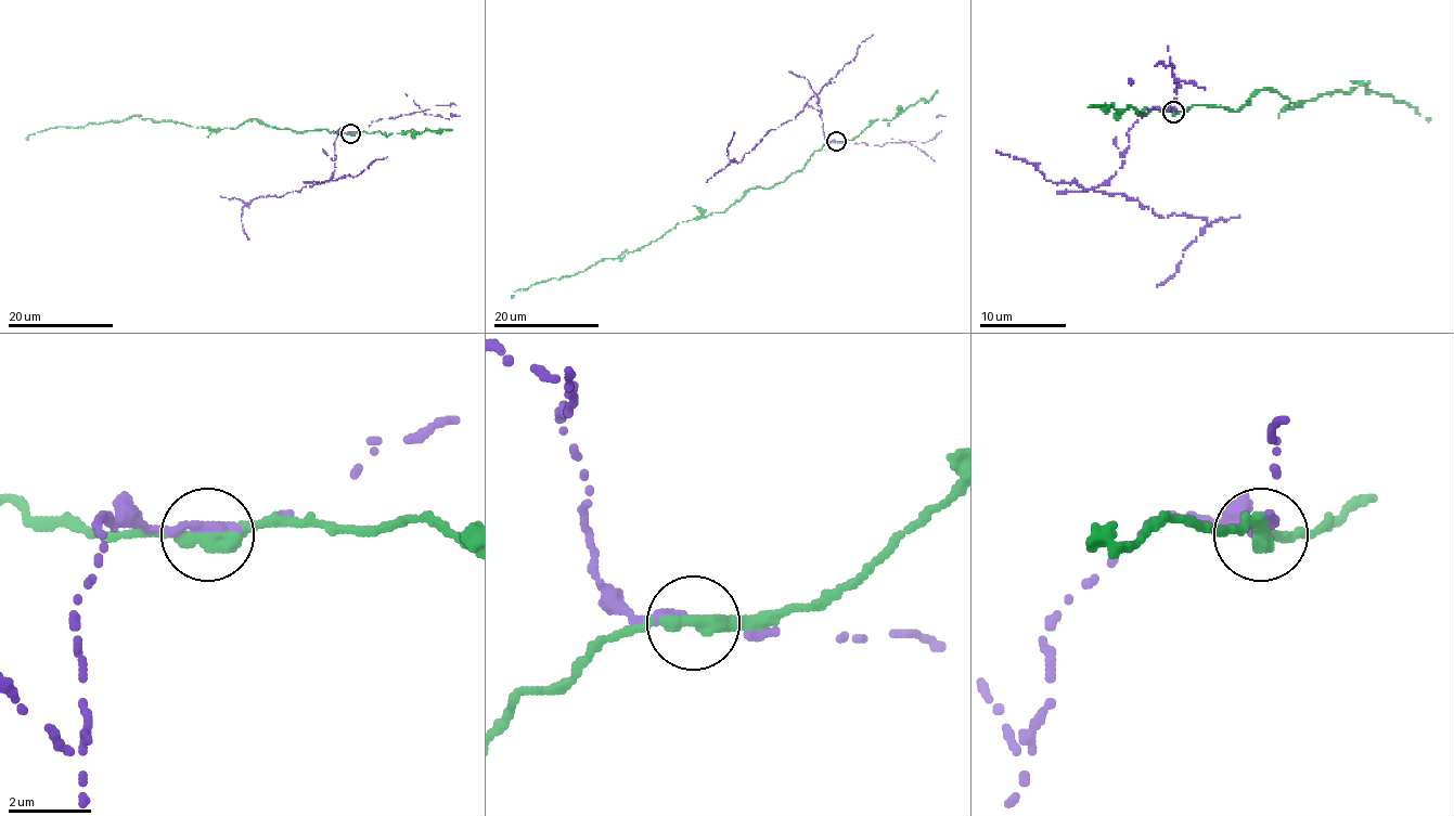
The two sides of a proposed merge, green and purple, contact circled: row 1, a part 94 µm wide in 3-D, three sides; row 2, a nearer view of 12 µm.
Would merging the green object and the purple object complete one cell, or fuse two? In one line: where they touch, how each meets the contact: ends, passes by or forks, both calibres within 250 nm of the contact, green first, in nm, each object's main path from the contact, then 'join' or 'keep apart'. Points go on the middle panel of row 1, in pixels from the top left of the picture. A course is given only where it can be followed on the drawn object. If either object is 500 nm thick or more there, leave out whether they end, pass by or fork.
at (836, 141); green passes by; purple passes by; 380 nm thick on the green side, 240 nm on the other; green runs (836, 141), (782, 182), (754, 188), (720, 212), (678, 222), (632, 251), (511, 298); purple runs (836, 141), (824, 136), (815, 93), (795, 118), (763, 136), (738, 163), (729, 158), (726, 149), (735, 132); keep apart

